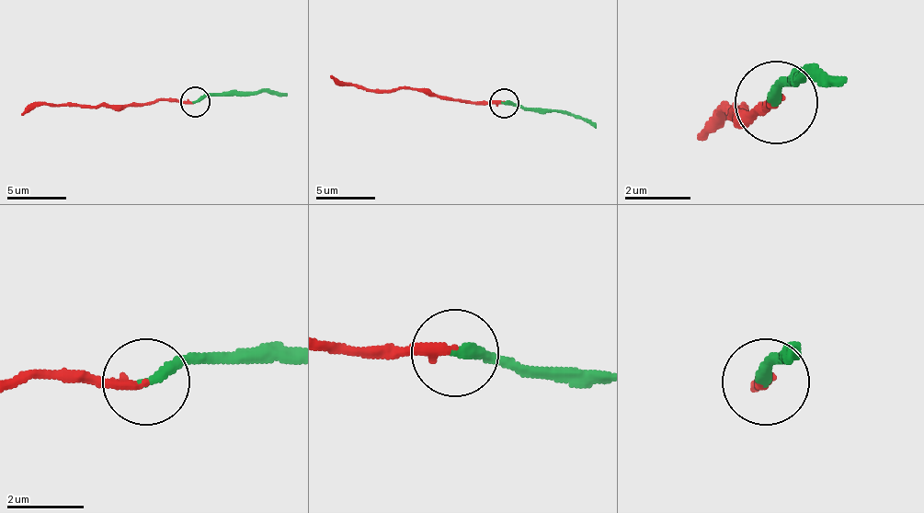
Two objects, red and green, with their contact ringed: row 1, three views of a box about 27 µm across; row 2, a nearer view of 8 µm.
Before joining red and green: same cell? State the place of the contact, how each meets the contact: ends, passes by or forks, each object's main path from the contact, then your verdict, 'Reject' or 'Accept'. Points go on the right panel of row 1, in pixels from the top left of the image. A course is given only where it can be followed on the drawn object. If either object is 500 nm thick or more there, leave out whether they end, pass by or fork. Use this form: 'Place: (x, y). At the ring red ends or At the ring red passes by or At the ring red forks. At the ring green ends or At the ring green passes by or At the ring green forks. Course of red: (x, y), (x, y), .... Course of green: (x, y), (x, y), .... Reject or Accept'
Place: (776, 102). At the ring red ends. At the ring green ends. Course of red: (770, 99), (736, 116), (728, 108), (695, 141). Course of green: (778, 99), (803, 74), (844, 83). Accept

